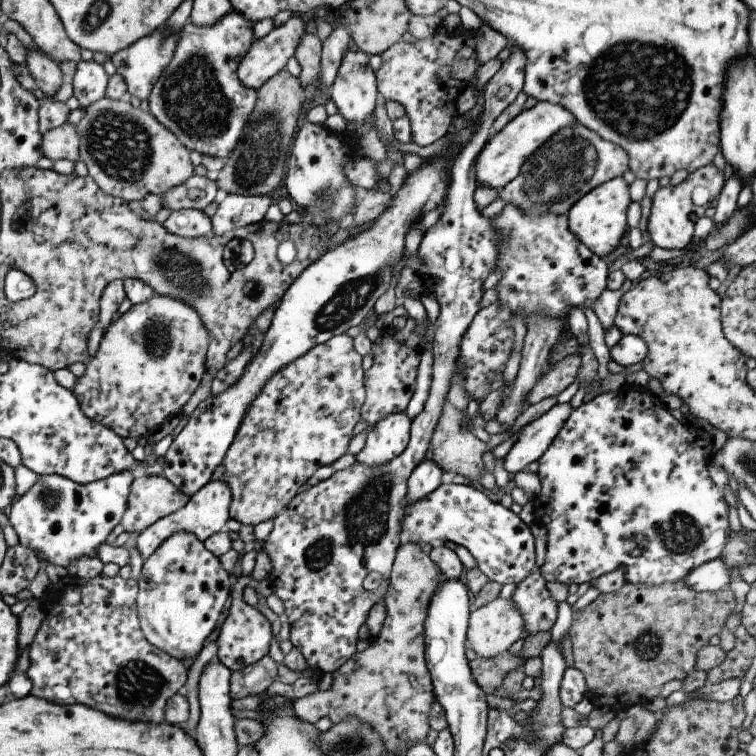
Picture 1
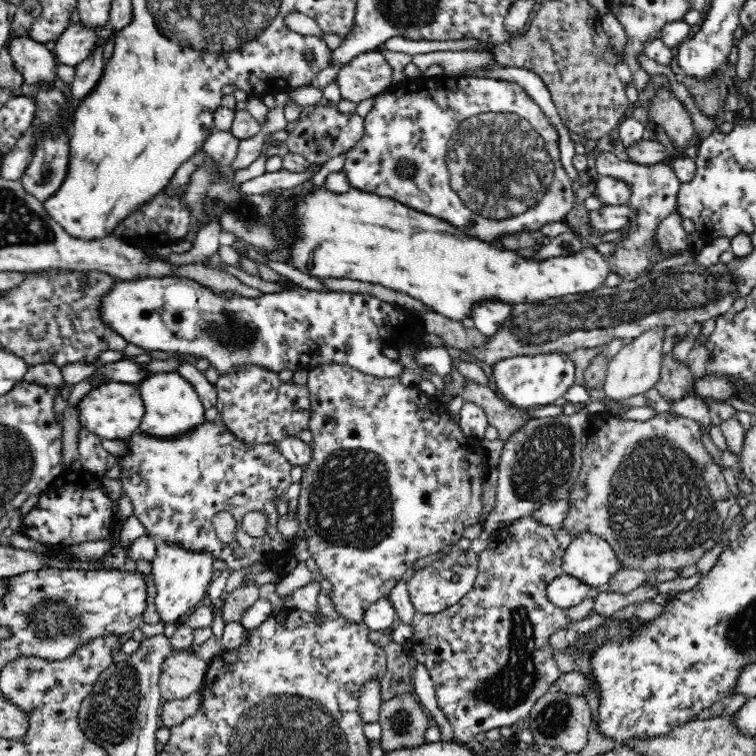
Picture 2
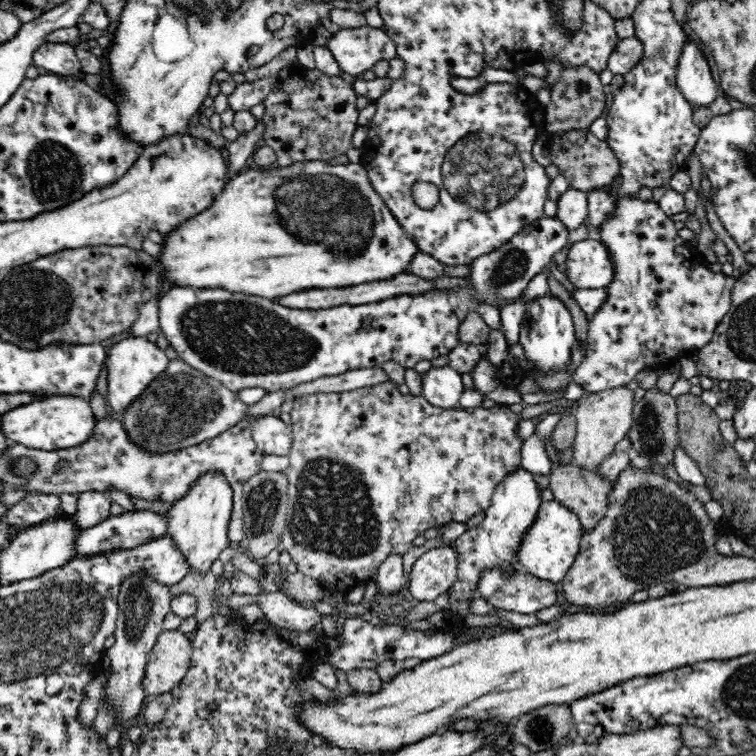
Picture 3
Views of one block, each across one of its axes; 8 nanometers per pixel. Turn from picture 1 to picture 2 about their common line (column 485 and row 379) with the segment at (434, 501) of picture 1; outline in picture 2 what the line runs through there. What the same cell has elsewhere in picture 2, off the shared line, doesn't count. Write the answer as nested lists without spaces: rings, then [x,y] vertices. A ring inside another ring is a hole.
[[[546,352],[534,356],[513,356],[496,362],[492,366],[492,376],[504,400],[518,409],[543,407],[561,403],[566,390],[575,383],[574,362],[565,352]]]

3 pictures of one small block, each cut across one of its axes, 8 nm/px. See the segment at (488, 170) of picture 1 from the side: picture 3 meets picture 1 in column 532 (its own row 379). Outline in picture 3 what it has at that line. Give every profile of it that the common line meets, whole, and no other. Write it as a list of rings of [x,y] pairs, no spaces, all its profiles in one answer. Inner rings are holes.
[[[128,333],[114,338],[106,343],[105,347],[107,351],[105,366],[108,371],[107,402],[111,410],[117,413],[117,417],[119,417],[146,390],[156,376],[166,370],[169,359],[164,351],[156,345],[156,342],[153,343],[146,337],[136,337]]]

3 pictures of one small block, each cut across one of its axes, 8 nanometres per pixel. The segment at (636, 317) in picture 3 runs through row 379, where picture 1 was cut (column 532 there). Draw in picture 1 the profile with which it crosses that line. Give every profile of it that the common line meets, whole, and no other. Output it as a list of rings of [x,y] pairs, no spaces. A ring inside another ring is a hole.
[[[539,570],[532,571],[518,583],[510,600],[524,620],[524,631],[530,634],[548,632],[556,622],[558,603],[546,588]]]

